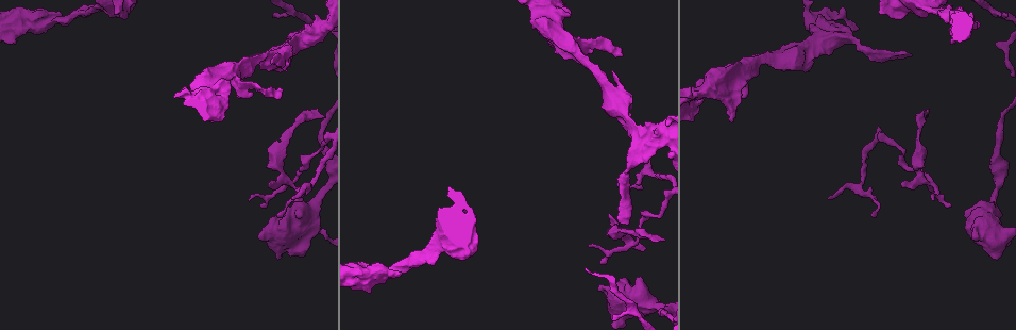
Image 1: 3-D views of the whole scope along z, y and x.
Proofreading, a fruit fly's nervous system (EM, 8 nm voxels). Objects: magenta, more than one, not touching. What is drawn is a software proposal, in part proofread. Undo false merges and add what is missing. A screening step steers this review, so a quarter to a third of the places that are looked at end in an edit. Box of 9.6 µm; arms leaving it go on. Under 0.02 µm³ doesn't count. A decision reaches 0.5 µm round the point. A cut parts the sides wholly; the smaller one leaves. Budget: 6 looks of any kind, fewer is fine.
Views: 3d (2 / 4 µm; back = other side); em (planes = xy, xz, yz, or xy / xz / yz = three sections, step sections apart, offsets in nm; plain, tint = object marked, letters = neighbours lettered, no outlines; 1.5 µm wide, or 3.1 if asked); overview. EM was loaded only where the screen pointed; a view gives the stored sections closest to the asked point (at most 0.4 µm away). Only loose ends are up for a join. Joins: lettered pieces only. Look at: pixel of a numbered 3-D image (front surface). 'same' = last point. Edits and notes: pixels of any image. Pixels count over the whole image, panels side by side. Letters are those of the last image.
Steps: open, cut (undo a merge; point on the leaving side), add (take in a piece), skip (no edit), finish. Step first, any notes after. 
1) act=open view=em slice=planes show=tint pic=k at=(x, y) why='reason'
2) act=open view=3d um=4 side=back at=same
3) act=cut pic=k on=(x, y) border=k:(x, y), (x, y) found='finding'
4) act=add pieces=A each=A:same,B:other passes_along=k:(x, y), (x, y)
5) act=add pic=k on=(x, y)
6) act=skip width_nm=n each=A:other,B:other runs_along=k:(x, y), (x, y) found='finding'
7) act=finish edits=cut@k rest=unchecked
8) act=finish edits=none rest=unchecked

act=open view=em slice=planes show=plain pic=1 at=(626, 224) why='free end'

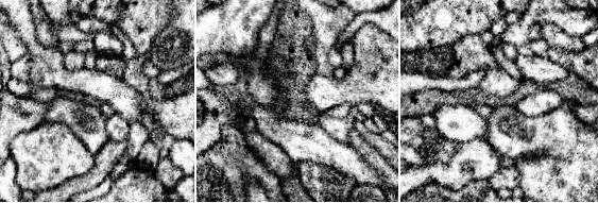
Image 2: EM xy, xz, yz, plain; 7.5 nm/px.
act=open view=em slice=planes show=letters at=same

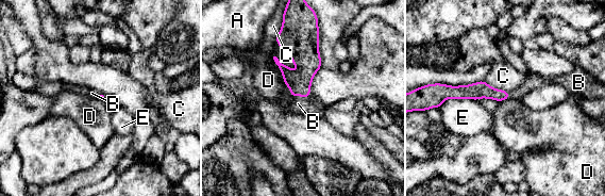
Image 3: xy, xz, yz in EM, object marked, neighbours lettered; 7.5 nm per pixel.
act=add pieces=B each=A:other,B:same,C:other,D:other,E:other passes_along=3:(307, 63), (299, 95), (298, 103) found='the neuron continues'

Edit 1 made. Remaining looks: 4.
act=open view=overview

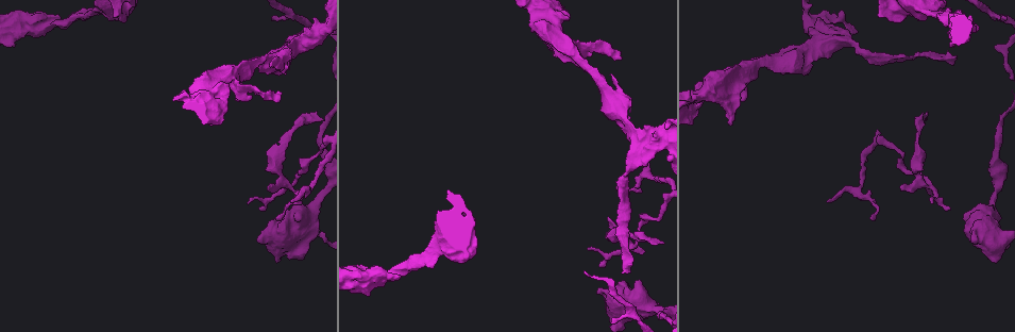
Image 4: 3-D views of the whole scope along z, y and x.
act=open view=em slice=planes show=letters pic=4 at=(880, 17)

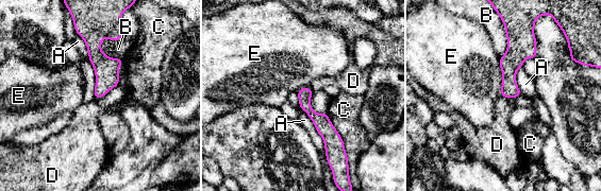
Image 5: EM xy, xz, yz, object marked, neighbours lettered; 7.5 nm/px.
act=skip each=A:other,B:other,C:other,D:other,E:other border=5:(500, 93), (507, 99) found='none of them fits'

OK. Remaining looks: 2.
act=open view=em slice=xy step=4 show=letters pic=4 at=(610, 73) why='branch stops here'

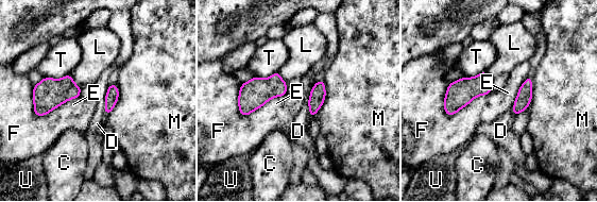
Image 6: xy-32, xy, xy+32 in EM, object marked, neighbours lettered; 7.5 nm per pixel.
act=open view=em slice=planes show=letters at=same

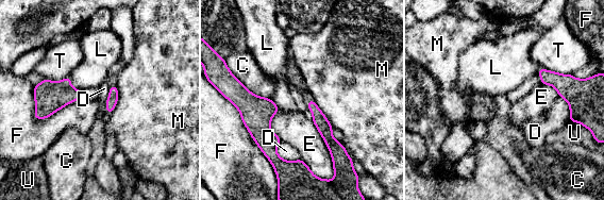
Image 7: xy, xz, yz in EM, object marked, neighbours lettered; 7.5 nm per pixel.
act=skip each=C:other,D:other,E:other,F:other,L:other,M:other,T:other,U:other border=7:(116, 85), (118, 101), (110, 113) found='none of them fits'

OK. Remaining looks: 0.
act=finish edits=add@3 rest=unchecked

